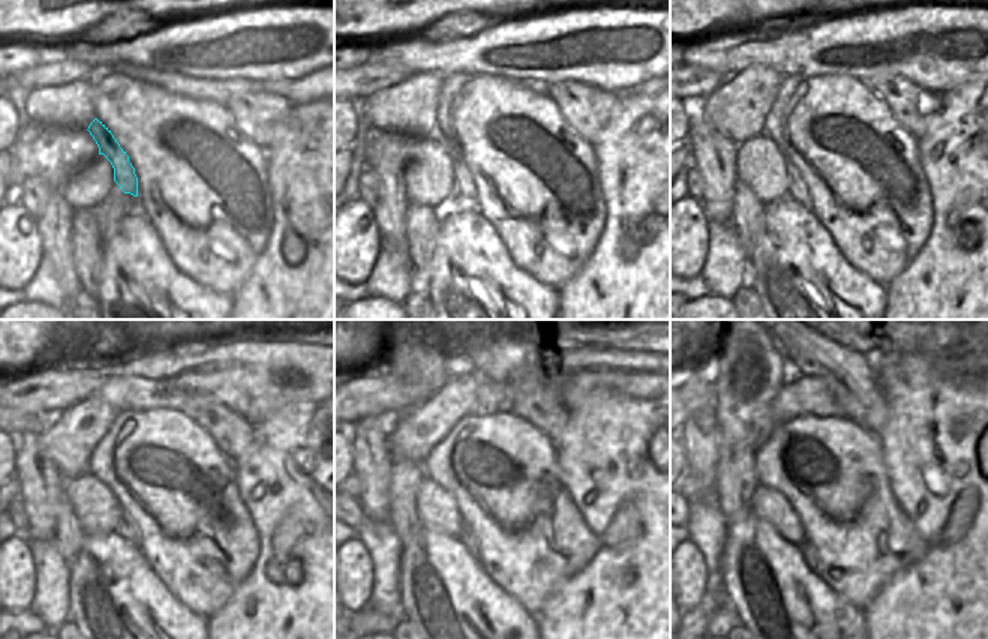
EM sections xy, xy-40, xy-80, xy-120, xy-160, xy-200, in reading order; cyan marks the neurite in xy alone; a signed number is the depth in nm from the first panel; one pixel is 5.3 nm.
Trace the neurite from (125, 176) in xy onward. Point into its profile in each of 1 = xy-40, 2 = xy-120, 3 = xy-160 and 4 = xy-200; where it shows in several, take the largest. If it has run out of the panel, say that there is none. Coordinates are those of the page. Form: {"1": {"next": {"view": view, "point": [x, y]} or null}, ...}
{"1": {"next": {"view": "xy-40", "point": [464, 195]}}, "2": {"next": {"view": "xy-120", "point": [126, 527]}}, "3": {"next": {"view": "xy-160", "point": [465, 536]}}, "4": {"next": {"view": "xy-200", "point": [805, 546]}}}

